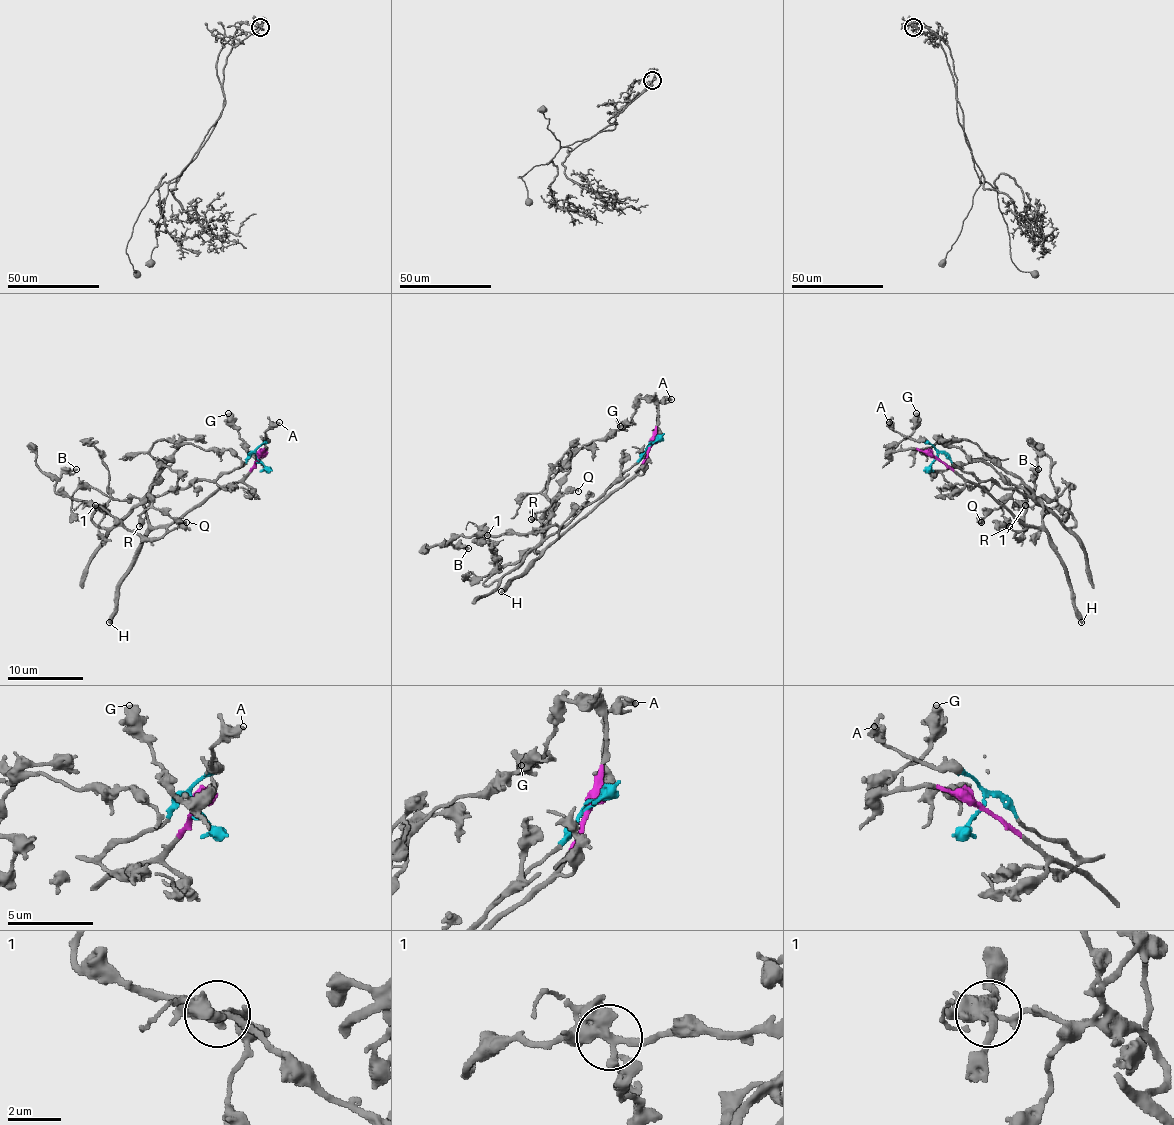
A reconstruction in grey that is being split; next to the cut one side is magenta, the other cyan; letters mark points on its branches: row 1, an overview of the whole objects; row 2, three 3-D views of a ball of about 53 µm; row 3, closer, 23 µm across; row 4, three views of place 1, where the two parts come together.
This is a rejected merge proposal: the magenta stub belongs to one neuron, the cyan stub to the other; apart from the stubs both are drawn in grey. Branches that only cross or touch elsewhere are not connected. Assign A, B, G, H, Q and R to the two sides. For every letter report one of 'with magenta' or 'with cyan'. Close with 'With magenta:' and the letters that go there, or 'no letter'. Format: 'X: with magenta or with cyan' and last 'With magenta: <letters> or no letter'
A: with cyan
B: with magenta
G: with magenta
H: with magenta
Q: with cyan
R: with cyan
With magenta: B, G, H

